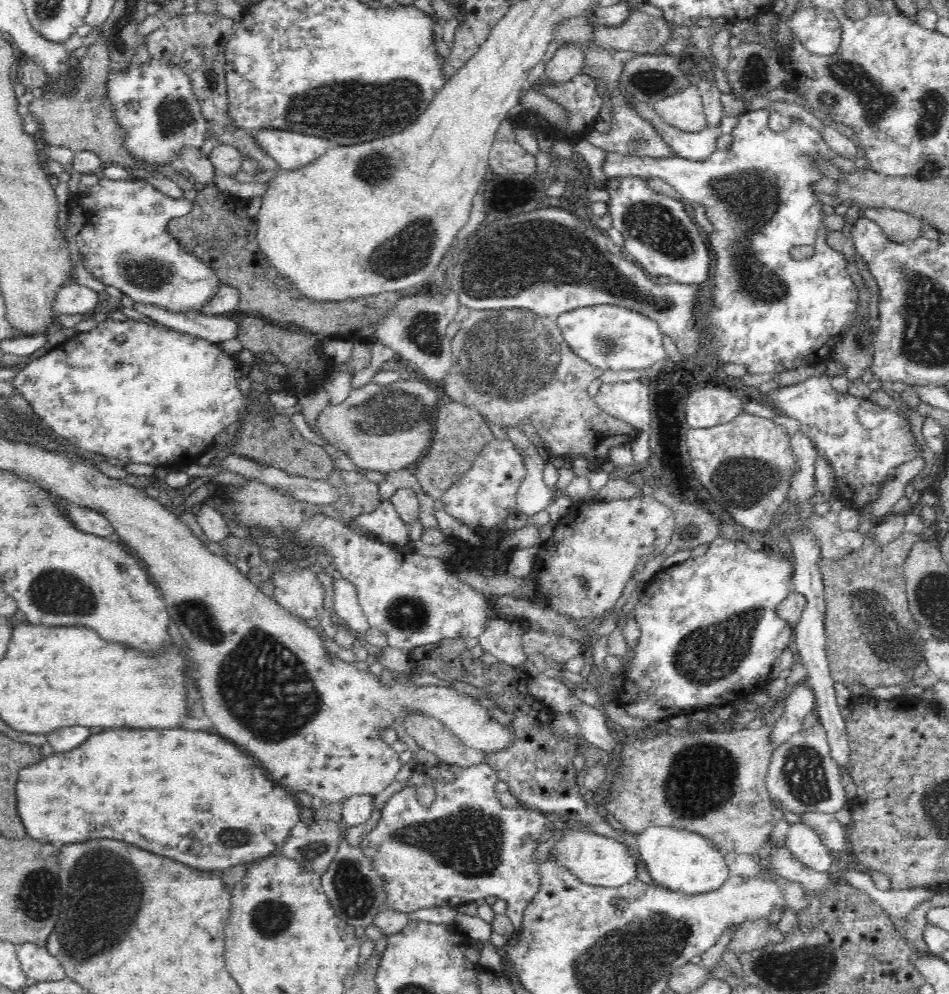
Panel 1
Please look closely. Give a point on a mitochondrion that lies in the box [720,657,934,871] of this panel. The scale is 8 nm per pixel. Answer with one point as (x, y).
(804, 776)

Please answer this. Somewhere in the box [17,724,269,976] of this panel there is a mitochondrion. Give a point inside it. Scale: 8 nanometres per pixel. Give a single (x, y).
(74, 947)

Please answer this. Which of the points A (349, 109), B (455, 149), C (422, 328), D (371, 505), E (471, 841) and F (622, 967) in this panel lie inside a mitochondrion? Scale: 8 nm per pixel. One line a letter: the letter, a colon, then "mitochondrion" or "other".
A: mitochondrion
B: other
C: mitochondrion
D: other
E: mitochondrion
F: mitochondrion

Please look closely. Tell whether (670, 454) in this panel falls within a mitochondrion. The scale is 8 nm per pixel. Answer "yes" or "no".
no

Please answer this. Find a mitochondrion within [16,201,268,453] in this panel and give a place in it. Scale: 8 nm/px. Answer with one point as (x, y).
(149, 273)

